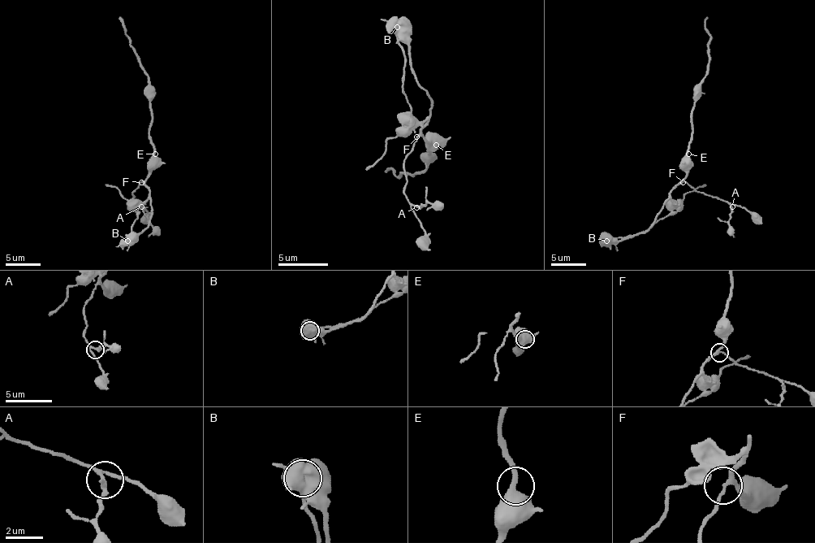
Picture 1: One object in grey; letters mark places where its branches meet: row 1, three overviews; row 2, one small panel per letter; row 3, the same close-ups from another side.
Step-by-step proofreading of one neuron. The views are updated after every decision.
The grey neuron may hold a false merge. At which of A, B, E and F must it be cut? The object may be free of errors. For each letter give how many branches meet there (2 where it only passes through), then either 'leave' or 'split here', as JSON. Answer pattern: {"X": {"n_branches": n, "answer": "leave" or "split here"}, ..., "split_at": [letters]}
{"A": {"n_branches": 3, "answer": "leave"}, "B": {"n_branches": 3, "answer": "split here"}, "E": {"n_branches": 2, "answer": "leave"}, "F": {"n_branches": 3, "answer": "leave"}, "split_at": ["B"]}

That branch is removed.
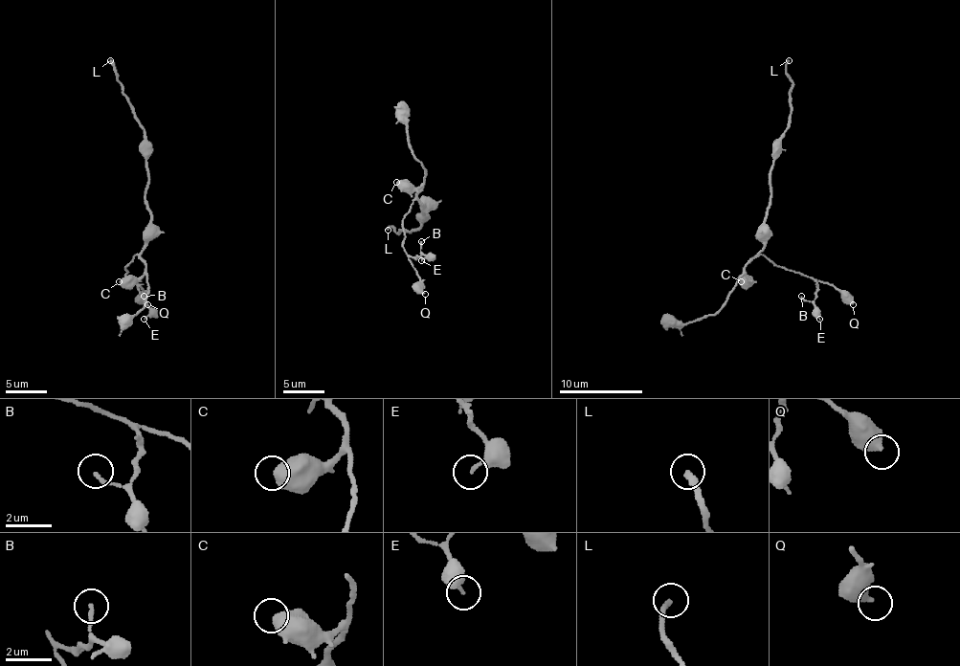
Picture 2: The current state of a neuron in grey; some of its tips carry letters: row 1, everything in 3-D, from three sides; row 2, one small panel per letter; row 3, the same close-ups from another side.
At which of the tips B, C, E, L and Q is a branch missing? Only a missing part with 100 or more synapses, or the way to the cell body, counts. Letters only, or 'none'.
L

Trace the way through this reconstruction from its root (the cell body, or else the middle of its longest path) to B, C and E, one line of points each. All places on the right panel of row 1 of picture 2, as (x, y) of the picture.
B: (764, 219), (764, 249), (760, 253), (776, 265), (799, 271), (815, 281), (815, 296), (812, 300), (801, 296)
C: (764, 219), (764, 249), (746, 267), (747, 277), (741, 281)
E: (764, 219), (764, 249), (760, 253), (776, 265), (799, 271), (815, 281), (814, 304), (819, 319)

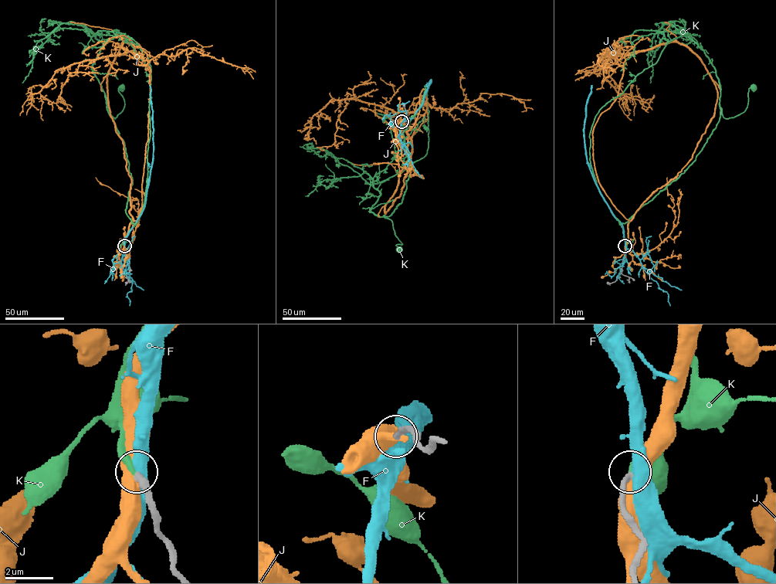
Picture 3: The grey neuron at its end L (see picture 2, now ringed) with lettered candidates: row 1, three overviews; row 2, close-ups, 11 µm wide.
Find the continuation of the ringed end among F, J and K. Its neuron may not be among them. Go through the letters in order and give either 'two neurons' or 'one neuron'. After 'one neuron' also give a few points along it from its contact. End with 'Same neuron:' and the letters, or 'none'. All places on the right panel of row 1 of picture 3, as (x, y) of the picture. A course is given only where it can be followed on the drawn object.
F: two neurons
J: two neurons
K: one neuron; course (625, 246), (629, 218), (695, 159), (721, 110), (726, 118), (743, 112), (749, 89), (753, 88)
Same neuron: K

